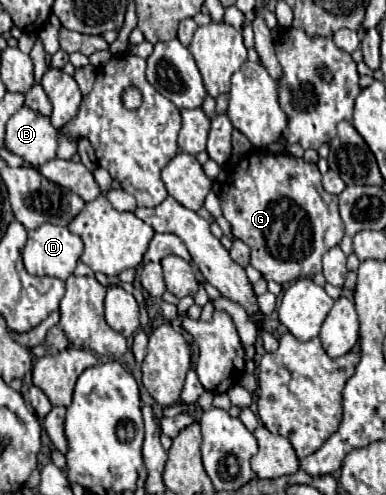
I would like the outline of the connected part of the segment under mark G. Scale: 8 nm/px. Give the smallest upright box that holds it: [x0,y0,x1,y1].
[220,151,344,285]

